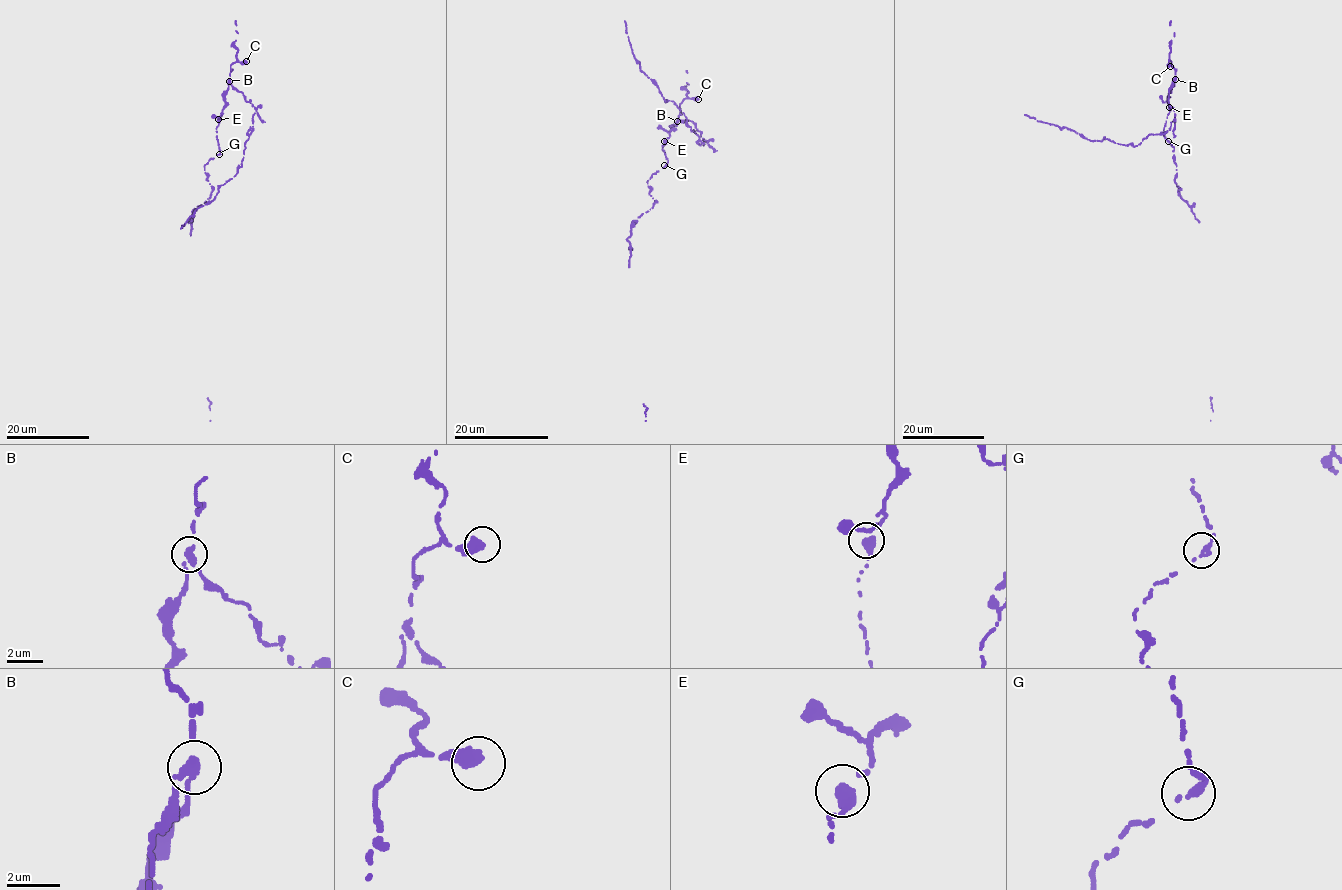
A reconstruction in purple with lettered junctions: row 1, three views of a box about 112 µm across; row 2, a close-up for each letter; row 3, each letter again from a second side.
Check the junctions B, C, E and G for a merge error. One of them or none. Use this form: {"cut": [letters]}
{"cut": ["B"]}

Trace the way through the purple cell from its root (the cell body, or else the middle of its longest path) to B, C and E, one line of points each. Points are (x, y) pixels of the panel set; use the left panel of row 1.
B: (219, 153), (222, 151), (219, 150), (216, 128), (225, 104), (228, 81)
C: (219, 153), (222, 151), (219, 150), (216, 128), (225, 104), (230, 64), (246, 61)
E: (219, 153), (222, 151), (217, 140), (218, 119)

